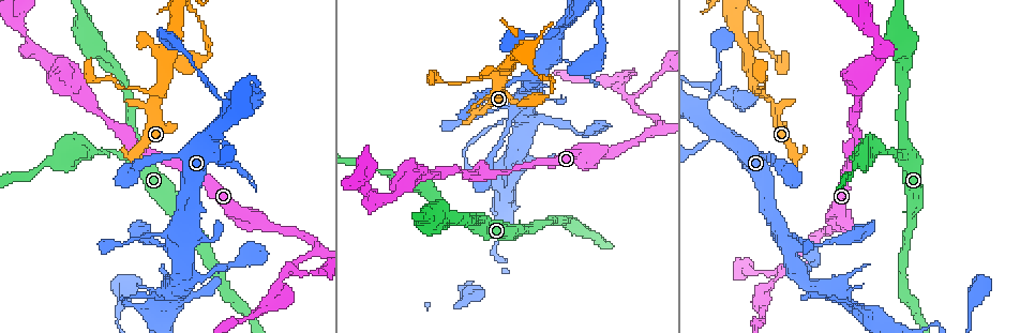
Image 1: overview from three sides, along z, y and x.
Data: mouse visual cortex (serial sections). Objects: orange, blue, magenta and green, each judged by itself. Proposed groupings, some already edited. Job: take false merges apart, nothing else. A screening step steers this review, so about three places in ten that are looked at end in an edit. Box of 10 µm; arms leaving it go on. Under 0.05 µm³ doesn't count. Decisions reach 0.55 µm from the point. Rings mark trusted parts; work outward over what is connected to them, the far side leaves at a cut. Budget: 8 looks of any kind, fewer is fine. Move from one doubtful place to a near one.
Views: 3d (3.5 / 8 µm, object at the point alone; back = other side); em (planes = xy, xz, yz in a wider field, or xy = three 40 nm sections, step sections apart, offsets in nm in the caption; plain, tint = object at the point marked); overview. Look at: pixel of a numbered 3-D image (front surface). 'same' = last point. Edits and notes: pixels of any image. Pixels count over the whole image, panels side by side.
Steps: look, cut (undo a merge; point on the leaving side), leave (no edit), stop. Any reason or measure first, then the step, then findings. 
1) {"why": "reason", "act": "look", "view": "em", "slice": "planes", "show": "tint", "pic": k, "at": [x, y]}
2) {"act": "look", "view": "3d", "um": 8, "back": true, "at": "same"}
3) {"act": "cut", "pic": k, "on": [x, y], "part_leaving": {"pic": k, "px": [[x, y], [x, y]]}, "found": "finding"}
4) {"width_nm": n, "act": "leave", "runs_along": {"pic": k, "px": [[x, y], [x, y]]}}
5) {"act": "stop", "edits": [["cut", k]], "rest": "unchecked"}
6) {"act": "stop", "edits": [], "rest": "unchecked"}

{"why": "three arms meet", "act": "look", "view": "3d", "um": 8, "pic": 1, "at": [157, 93]}

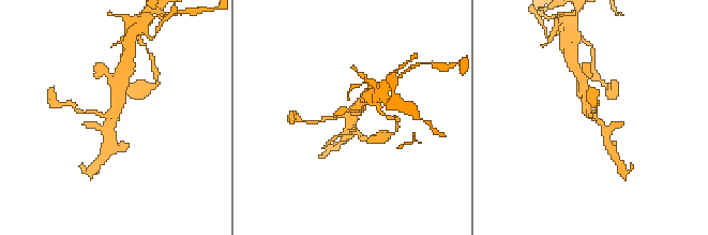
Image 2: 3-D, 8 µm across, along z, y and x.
{"arms": 3, "arm_widths_nm": [100, 150, 250], "act": "look", "view": "em", "slice": "xy", "step": 5, "show": "tint", "at": "same"}

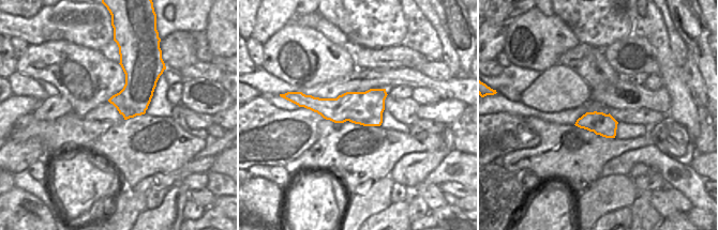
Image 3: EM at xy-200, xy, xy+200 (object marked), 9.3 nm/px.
{"act": "leave", "runs_along": {"pic": 2, "px": [[609, 141], [587, 111], [582, 90]]}, "found": "continuous, no second cell"}

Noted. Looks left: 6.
{"why": "thin arm on a thick one", "act": "look", "view": "3d", "um": 3.5, "pic": 1, "at": [905, 144]}

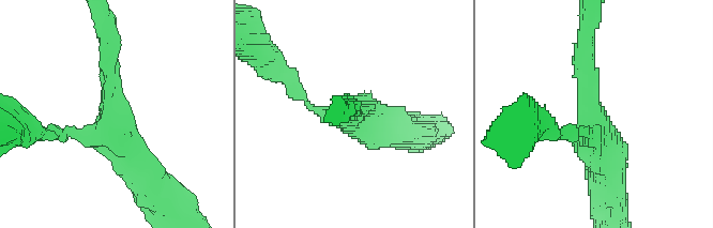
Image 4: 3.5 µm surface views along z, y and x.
{"act": "look", "view": "em", "slice": "planes", "show": "tint", "pic": 4, "at": [111, 113]}

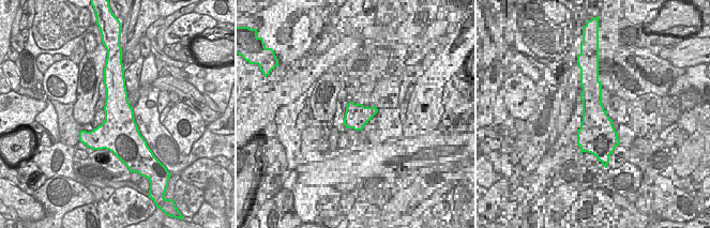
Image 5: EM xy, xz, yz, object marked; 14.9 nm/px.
{"why": "cut it another way", "act": "look", "view": "em", "slice": "xy", "step": 1, "show": "tint", "at": "same"}

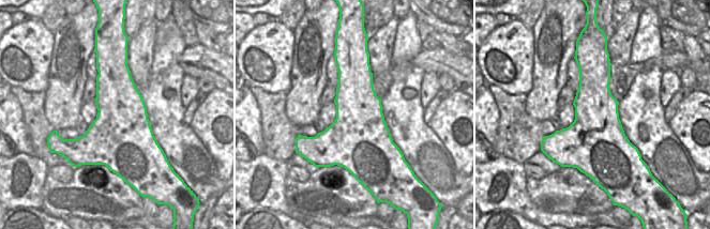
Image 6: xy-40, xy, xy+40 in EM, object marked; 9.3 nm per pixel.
{"act": "leave", "found": "continuous, no second cell"}

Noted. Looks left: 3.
{"why": "three arms meet", "act": "look", "view": "3d", "um": 8, "pic": 1, "at": [287, 264]}

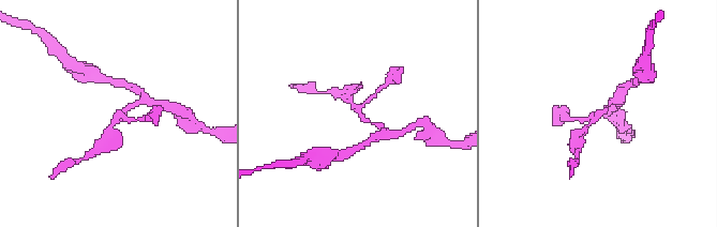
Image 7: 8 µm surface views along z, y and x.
{"why": "shape alone is not enough", "act": "look", "view": "em", "slice": "planes", "show": "tint", "at": "same"}

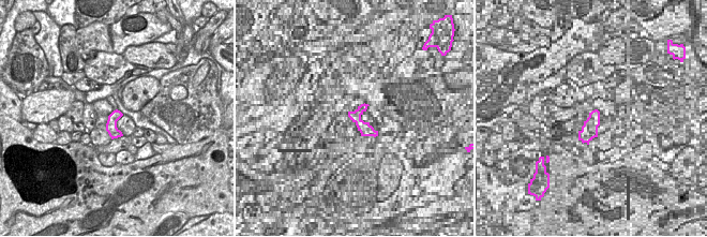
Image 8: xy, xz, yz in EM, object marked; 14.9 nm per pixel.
{"act": "leave", "runs_along": {"pic": 7, "px": [[613, 101], [580, 136]]}, "found": "all the same cell"}

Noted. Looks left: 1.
{"act": "stop", "edits": [], "rest": "unchecked"}

